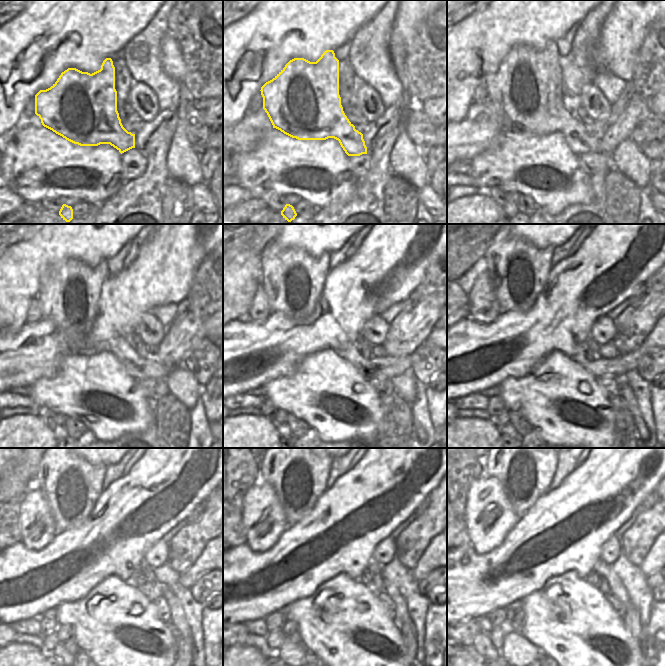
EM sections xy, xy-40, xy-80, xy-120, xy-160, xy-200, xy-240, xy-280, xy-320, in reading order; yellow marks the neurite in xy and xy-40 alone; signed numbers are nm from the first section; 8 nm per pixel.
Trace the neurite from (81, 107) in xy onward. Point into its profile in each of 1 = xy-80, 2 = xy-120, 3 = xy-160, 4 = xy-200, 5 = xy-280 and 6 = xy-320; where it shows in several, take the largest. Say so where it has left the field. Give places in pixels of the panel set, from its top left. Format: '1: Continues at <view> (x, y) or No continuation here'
1: Continues at xy-80 (526, 87)
2: Continues at xy-120 (69, 293)
3: Continues at xy-160 (293, 280)
4: Continues at xy-200 (518, 270)
5: Continues at xy-280 (298, 476)
6: Continues at xy-320 (525, 469).

